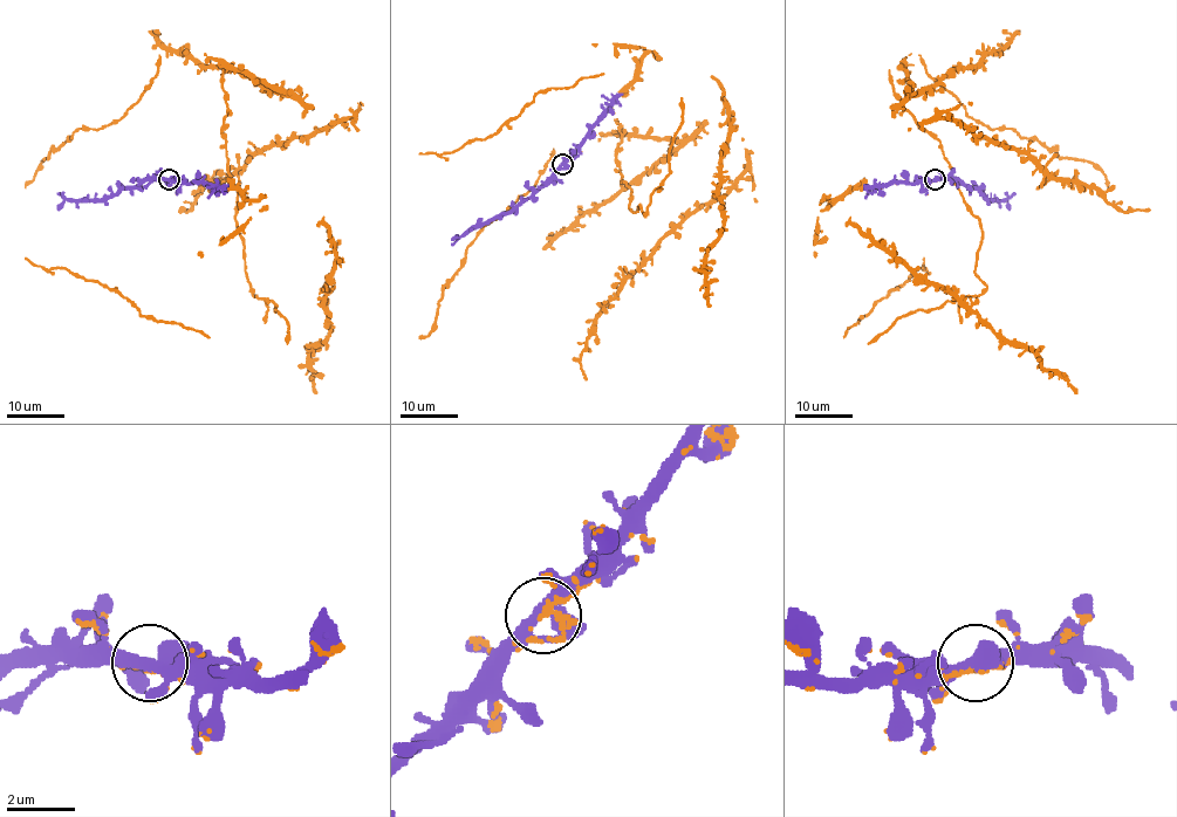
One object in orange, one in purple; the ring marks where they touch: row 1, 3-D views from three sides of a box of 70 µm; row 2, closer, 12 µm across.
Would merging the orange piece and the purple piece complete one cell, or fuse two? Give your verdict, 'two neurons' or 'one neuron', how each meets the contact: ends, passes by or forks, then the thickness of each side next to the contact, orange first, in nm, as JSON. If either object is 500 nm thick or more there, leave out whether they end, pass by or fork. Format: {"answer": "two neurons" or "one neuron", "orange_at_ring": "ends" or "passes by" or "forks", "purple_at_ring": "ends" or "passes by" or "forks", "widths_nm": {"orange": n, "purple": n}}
{"answer": "one neuron", "orange_at_ring": "passes by", "purple_at_ring": "forks", "widths_nm": {"orange": 110, "purple": 400}}

